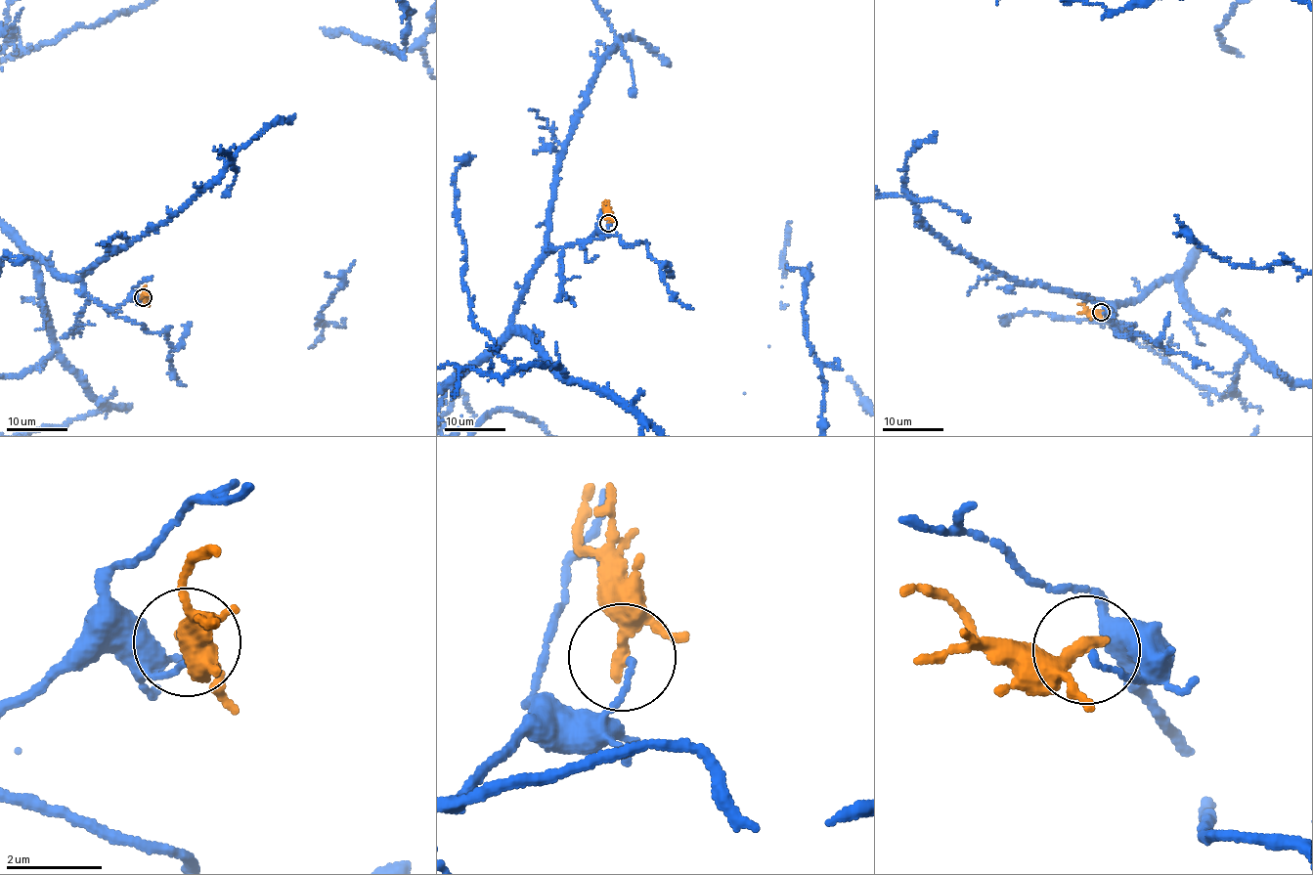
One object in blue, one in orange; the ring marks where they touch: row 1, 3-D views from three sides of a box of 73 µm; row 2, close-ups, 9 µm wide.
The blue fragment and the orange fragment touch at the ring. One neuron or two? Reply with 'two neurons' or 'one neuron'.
two neurons

